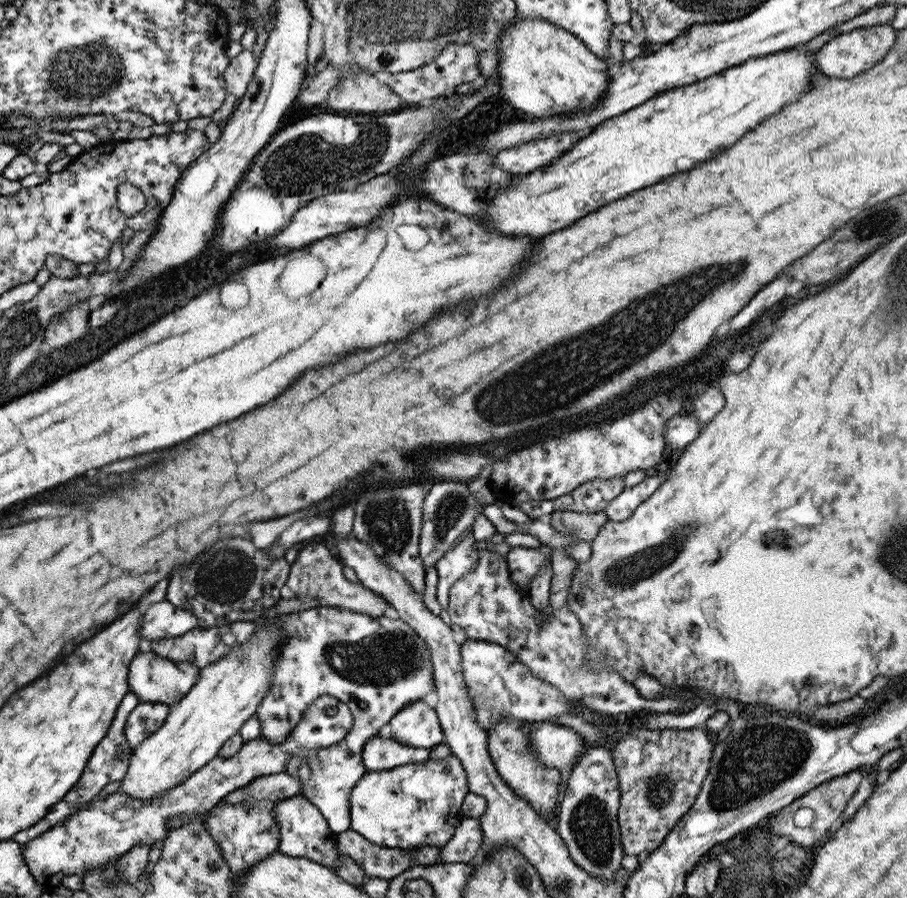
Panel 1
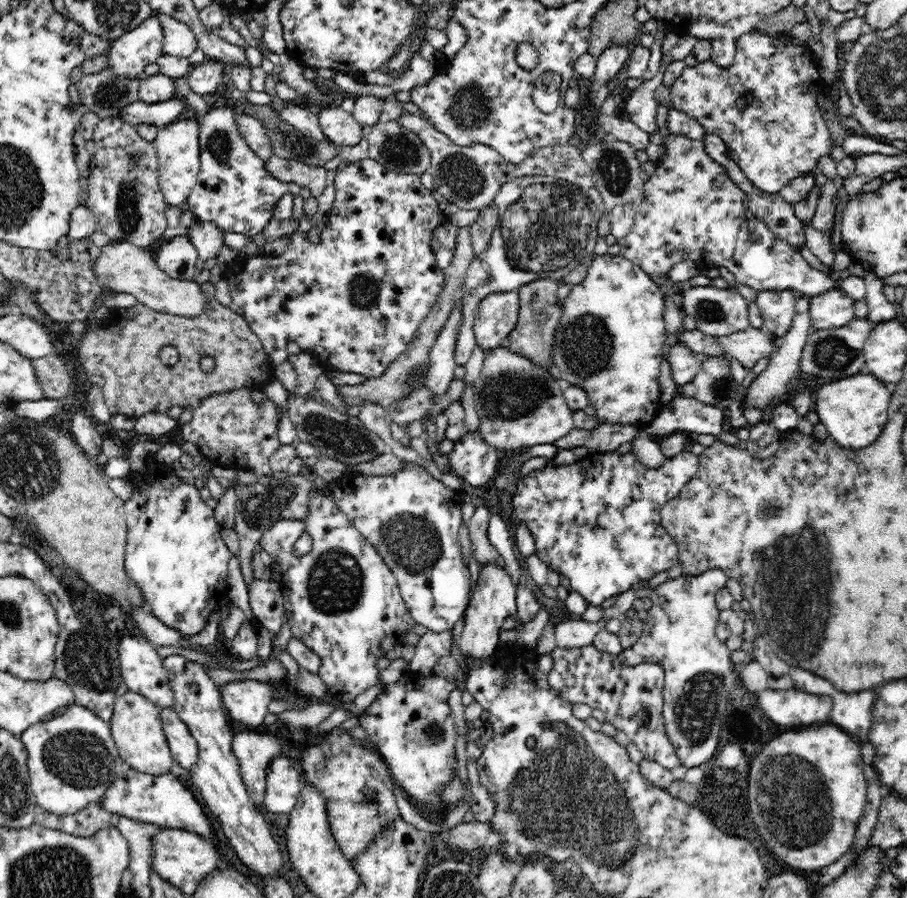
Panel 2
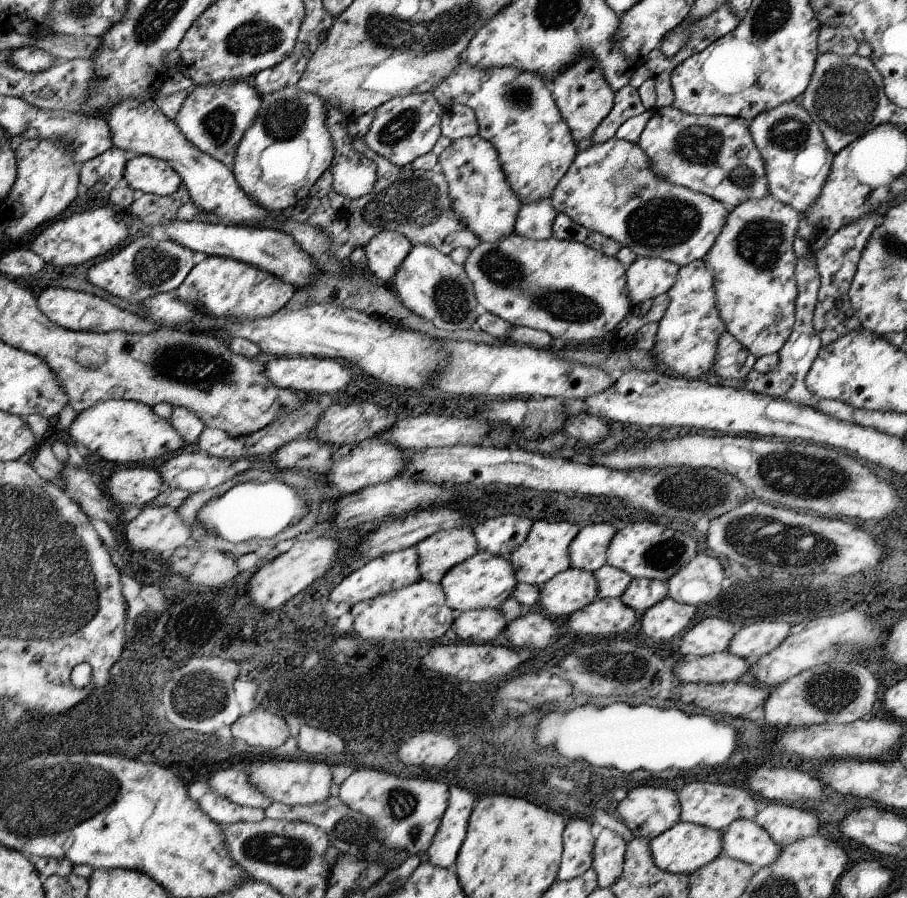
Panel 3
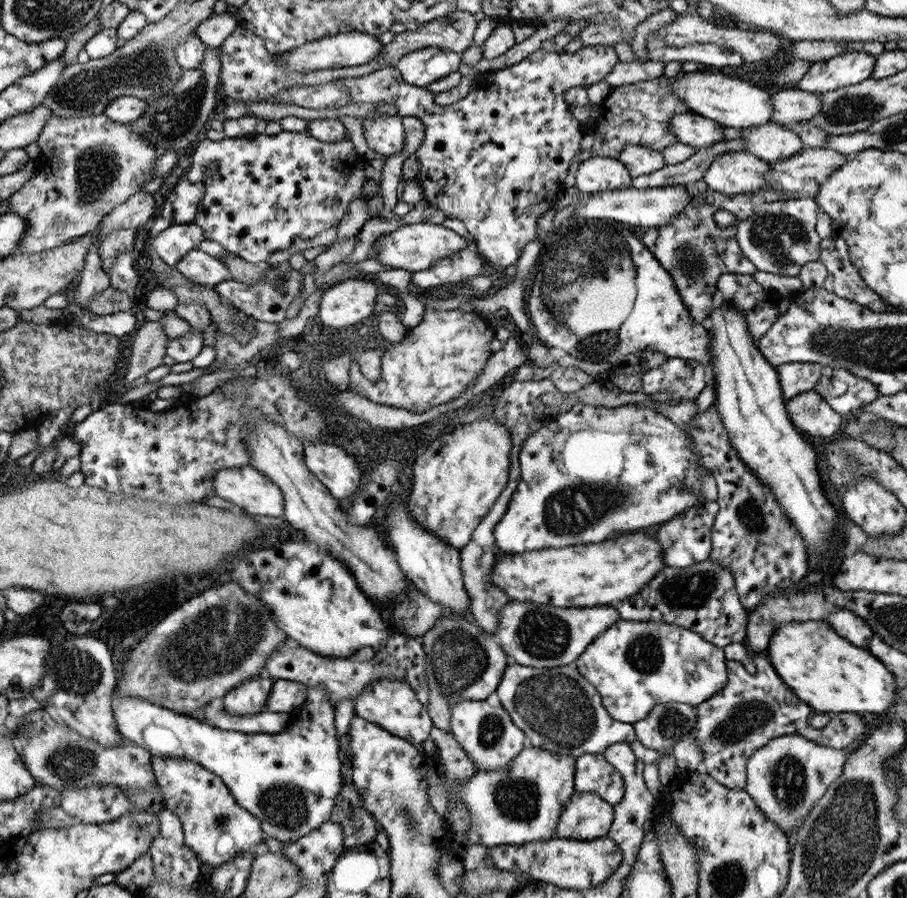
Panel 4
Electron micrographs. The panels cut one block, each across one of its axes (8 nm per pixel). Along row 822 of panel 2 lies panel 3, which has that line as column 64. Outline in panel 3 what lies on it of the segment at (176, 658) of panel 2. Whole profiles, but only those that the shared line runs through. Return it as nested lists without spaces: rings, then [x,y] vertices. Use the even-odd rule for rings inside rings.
[[[101,206],[89,212],[79,212],[79,214],[71,214],[65,220],[55,220],[47,226],[43,226],[33,238],[31,242],[27,242],[27,246],[31,246],[31,250],[41,256],[47,264],[53,266],[79,266],[85,264],[87,260],[93,260],[97,256],[103,256],[107,252],[111,252],[113,248],[117,248],[125,238],[127,238],[127,230],[129,230],[129,222],[125,212],[117,210],[115,206]]]

